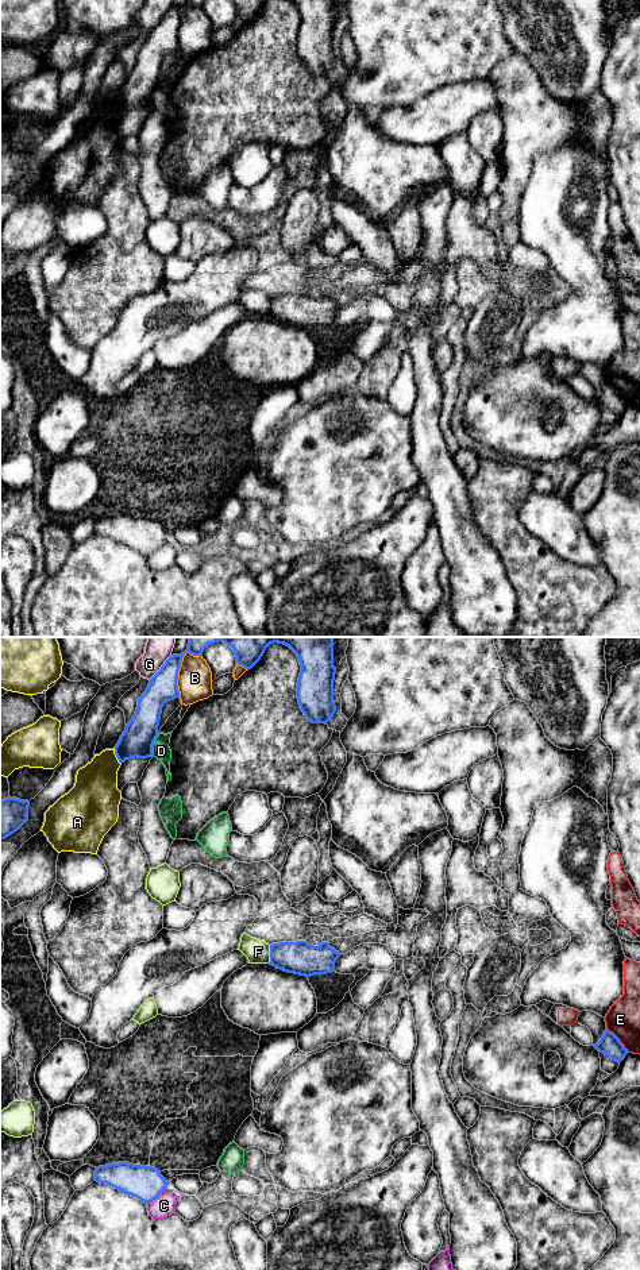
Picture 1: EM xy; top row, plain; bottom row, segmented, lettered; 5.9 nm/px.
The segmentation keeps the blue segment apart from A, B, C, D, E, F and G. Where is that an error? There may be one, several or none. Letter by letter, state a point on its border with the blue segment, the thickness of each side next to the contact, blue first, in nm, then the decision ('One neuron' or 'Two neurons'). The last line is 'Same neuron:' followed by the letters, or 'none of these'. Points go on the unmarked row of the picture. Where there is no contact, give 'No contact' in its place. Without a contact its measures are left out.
A: Touches blue at xy (116, 108). Thickness 190 nm (blue) against 260 nm. Two neurons
B: Touches blue at xy (180, 18). Thickness 170 nm (blue) against 200 nm. Two neurons
C: Touches blue at xy (157, 548). Thickness 200 nm (blue) against 140 nm. Two neurons
D: Touches blue at xy (153, 96). Thickness 190 nm (blue) against 100 nm. Two neurons
E: Touches blue at xy (619, 392). Thickness 120 nm (blue) against 200 nm. Two neurons
F: Touches blue at xy (270, 307). Thickness 200 nm (blue) against 140 nm. Two neurons
G: Touches blue at xy (161, 19). Thickness 170 nm (blue) against 140 nm. Two neurons
Same neuron: none of these

